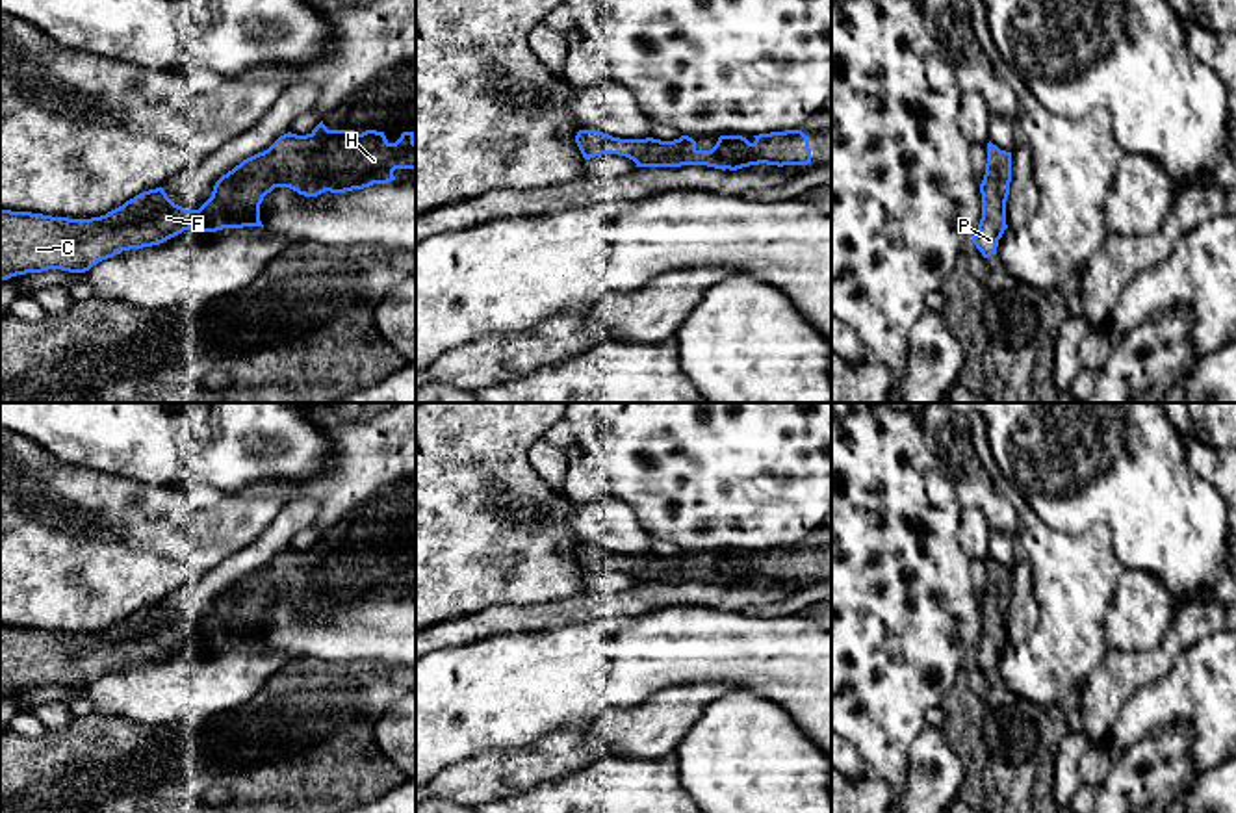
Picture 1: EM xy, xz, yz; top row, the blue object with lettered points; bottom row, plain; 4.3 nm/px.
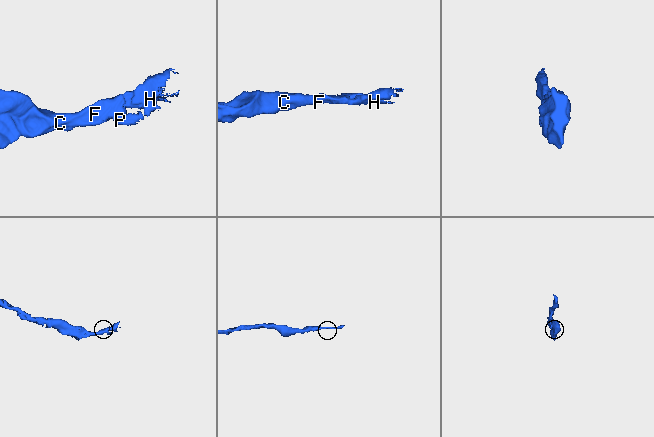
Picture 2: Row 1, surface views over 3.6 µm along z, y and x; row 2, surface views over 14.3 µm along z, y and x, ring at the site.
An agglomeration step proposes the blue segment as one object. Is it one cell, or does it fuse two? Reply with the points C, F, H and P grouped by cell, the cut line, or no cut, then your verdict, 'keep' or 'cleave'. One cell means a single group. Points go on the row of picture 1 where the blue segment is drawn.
groups C F H P; cut none; keep

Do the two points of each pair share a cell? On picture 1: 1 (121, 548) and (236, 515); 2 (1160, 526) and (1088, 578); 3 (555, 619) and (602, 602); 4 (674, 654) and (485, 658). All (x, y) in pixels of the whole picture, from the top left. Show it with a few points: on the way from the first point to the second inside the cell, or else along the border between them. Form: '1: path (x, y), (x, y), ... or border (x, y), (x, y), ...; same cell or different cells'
1: path (149, 542), (190, 542), (208, 537); same cell
2: border (1092, 522), (1110, 529), (1112, 552), (1125, 568); different cells
3: path (566, 611), (591, 607); same cell
4: path (628, 691), (531, 693); same cell

